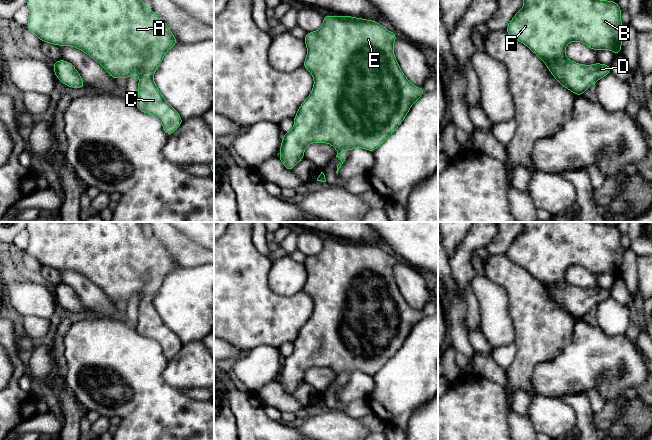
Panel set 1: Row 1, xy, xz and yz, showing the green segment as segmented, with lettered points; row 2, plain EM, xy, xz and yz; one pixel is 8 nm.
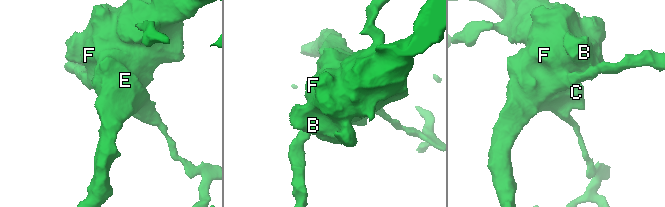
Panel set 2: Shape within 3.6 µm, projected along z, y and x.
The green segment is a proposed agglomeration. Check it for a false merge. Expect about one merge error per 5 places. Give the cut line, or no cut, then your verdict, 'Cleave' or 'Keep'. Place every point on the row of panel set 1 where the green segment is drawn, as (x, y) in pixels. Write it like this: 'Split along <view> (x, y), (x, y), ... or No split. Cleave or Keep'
No split. Keep

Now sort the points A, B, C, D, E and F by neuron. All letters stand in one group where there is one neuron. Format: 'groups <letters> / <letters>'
groups A B C D E F

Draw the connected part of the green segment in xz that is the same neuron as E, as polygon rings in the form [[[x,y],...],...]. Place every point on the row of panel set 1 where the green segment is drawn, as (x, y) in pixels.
[[[337,15],[323,16],[322,27],[315,32],[308,32],[306,34],[303,40],[307,46],[308,52],[302,66],[311,72],[314,78],[314,86],[312,92],[300,105],[298,112],[294,117],[293,129],[288,133],[283,134],[279,159],[287,170],[291,171],[294,166],[304,158],[304,150],[310,143],[329,143],[337,150],[336,157],[339,157],[341,159],[341,162],[337,165],[336,173],[338,174],[339,168],[346,159],[346,157],[341,156],[341,151],[343,149],[346,149],[348,152],[350,152],[354,148],[363,148],[365,150],[374,152],[398,128],[414,102],[419,99],[421,95],[426,91],[424,88],[415,87],[406,78],[406,76],[400,69],[400,66],[393,52],[393,46],[396,39],[397,37],[394,32],[390,32],[378,22],[351,16],[339,17]]]

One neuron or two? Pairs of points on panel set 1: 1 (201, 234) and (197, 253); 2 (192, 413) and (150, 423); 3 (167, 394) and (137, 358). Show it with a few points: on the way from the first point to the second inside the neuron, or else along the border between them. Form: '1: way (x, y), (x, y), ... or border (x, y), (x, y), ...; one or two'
1: border (180, 232), (203, 247); two
2: way (182, 423), (160, 423); one
3: border (164, 383), (142, 401); two

